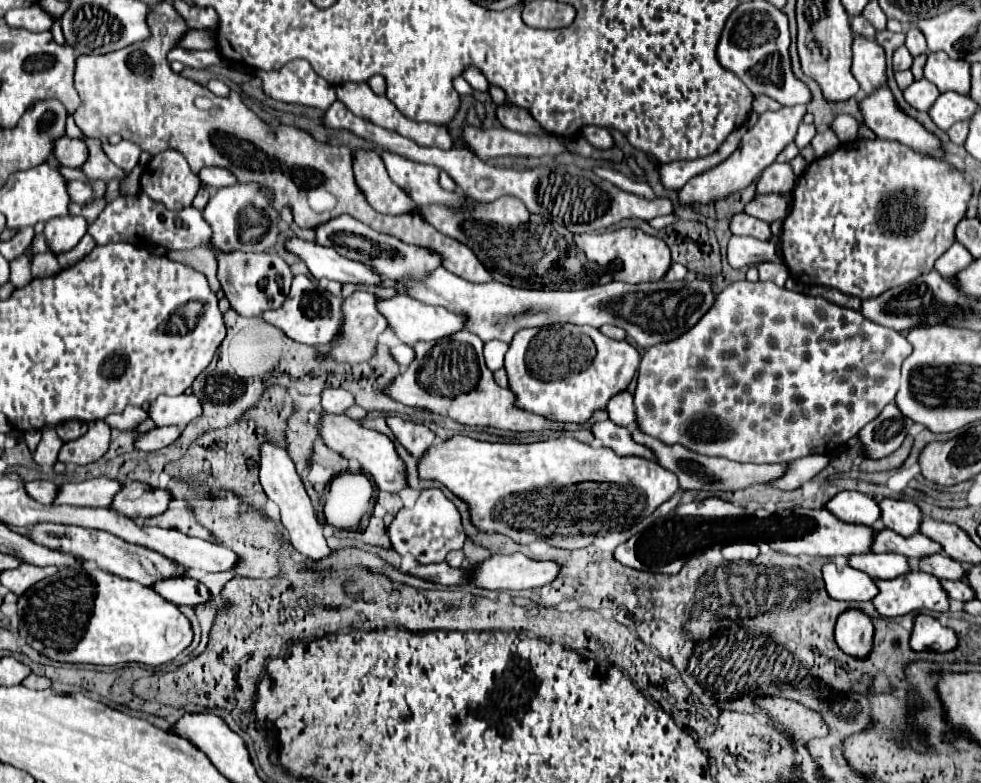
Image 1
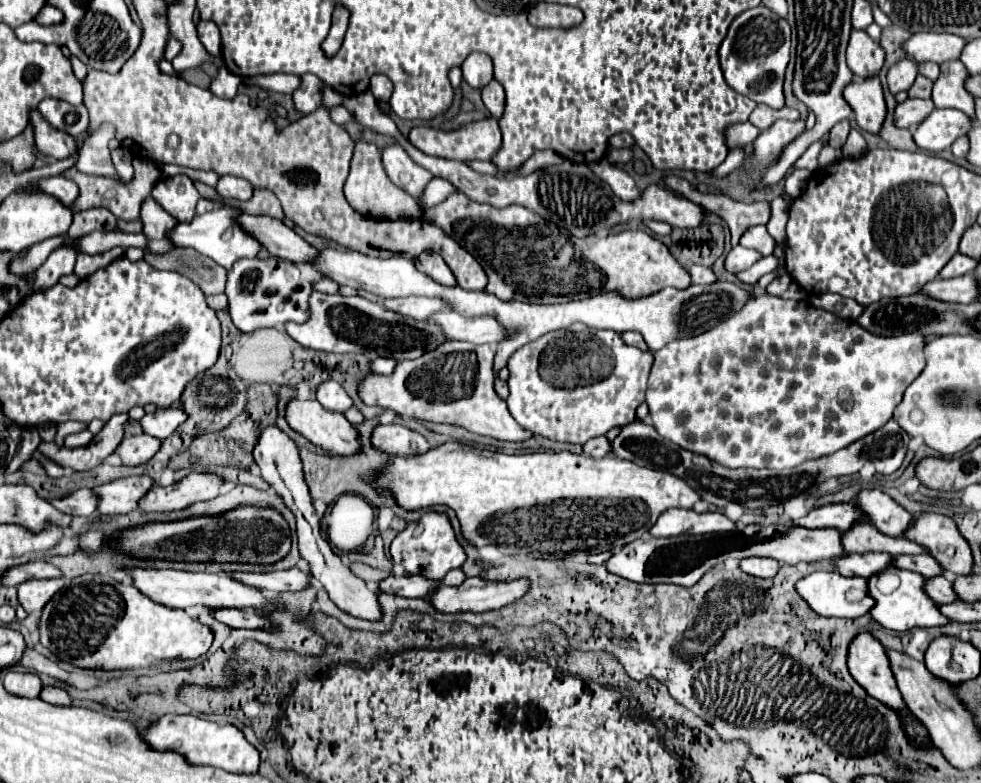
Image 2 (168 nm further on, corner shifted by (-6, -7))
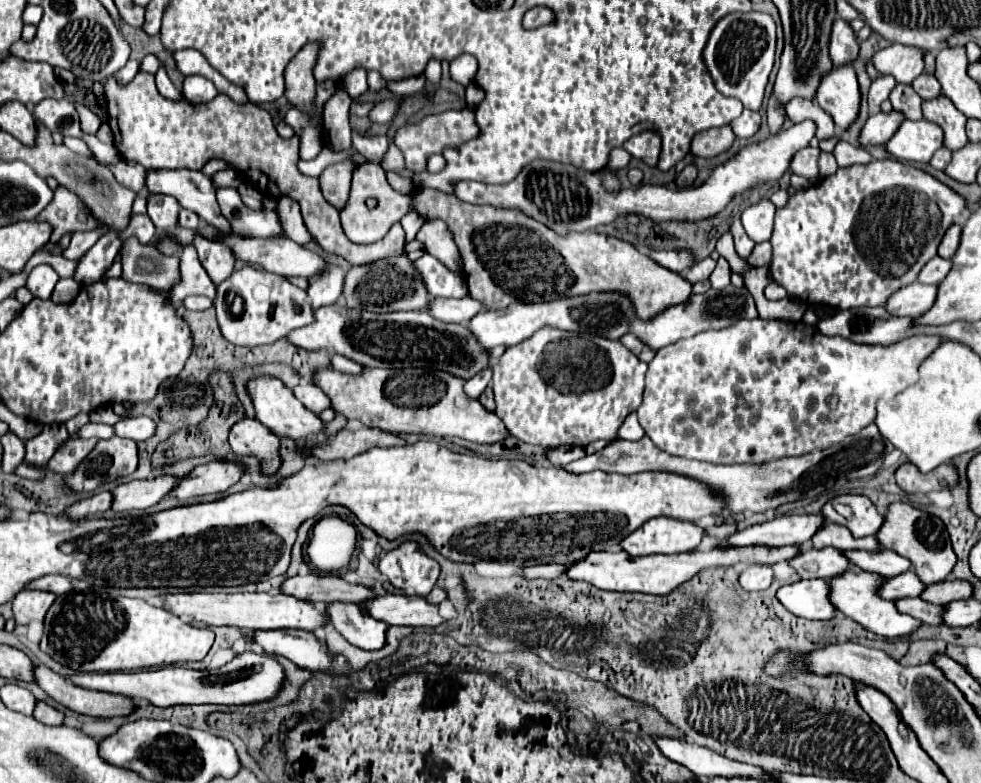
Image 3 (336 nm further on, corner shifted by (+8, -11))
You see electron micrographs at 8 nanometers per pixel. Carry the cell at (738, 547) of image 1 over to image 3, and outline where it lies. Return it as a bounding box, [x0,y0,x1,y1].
[738,565,774,591]

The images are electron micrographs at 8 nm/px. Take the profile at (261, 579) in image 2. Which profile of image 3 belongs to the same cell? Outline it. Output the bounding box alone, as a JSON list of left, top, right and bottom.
[280,573,378,603]

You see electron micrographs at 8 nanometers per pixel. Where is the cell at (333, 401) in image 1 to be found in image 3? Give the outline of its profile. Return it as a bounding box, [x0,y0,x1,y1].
[292,383,332,415]

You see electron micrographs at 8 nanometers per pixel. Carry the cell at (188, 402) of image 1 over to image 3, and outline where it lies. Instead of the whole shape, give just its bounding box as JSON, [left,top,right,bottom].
[114,417,156,441]

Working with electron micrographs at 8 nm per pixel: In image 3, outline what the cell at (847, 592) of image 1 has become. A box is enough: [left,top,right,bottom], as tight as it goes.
[778,579,836,619]

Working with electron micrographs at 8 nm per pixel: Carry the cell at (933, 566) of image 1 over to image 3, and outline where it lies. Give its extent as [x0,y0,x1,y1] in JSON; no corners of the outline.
[846,551,912,577]

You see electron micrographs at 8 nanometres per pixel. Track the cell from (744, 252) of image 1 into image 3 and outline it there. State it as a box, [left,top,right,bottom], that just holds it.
[686,257,716,283]

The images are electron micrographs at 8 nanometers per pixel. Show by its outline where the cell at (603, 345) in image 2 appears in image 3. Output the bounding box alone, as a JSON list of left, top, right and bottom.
[492,327,648,449]

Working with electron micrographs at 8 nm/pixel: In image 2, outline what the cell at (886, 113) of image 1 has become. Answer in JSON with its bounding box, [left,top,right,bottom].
[842,75,886,133]

